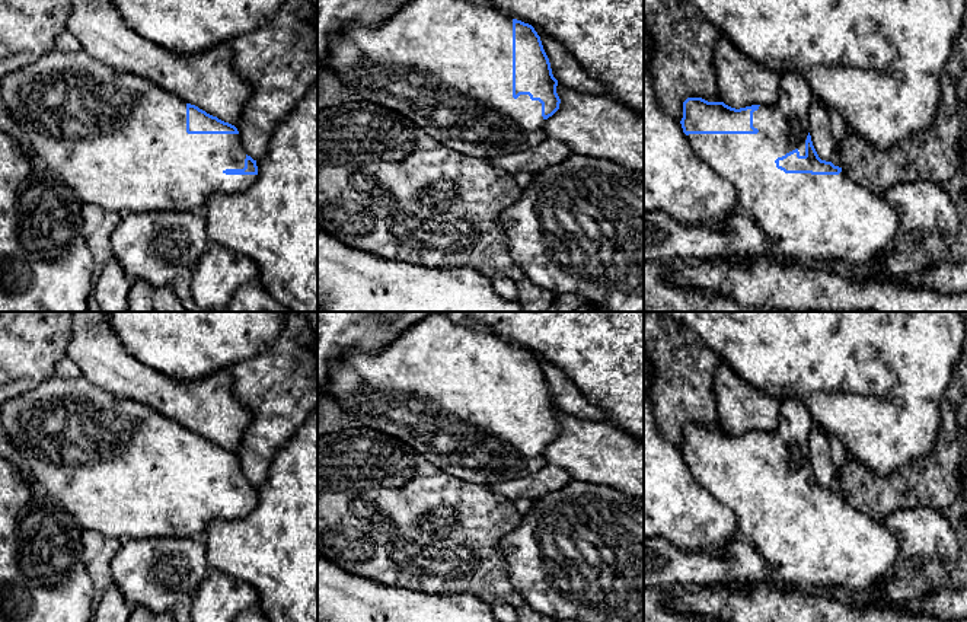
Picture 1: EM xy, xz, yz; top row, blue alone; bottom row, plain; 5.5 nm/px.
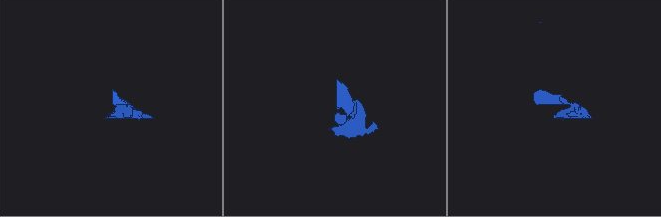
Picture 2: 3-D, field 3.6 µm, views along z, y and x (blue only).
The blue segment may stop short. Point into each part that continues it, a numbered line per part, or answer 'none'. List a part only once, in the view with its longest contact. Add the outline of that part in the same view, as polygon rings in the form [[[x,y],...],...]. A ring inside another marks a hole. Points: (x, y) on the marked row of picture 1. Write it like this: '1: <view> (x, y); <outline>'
1: yz (830, 217); [[[795,71],[781,74],[779,99],[775,105],[760,105],[753,112],[753,127],[757,134],[689,134],[687,140],[695,154],[717,175],[727,179],[735,189],[737,211],[749,216],[781,253],[802,264],[811,259],[837,261],[853,268],[871,264],[881,253],[891,253],[899,229],[899,217],[890,204],[842,170],[839,175],[785,173],[775,160],[792,150],[805,156],[805,140],[810,133],[807,115],[814,96],[804,76]]]

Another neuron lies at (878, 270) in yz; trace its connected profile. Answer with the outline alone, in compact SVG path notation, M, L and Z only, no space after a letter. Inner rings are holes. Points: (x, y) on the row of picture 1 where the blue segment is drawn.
M915 181L890 188L883 198L899 217L891 253L853 268L837 261L811 259L811 269L830 269L862 280L915 284L948 259L960 230L957 208L947 189L932 181Z

